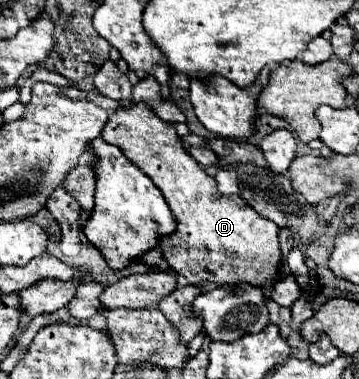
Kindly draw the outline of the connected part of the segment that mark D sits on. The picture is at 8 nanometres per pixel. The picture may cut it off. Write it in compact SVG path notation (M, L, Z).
M130 103L122 105L110 115L108 125L102 129L102 139L120 147L126 153L126 157L132 163L136 163L158 185L164 199L168 201L178 227L172 235L160 237L160 249L174 273L184 275L192 285L202 285L210 281L220 287L232 287L234 283L270 287L274 283L274 277L278 275L282 261L278 245L278 227L274 225L274 221L260 217L240 195L222 195L218 191L216 179L210 177L204 171L204 167L184 149L174 125L156 117L156 113L148 109L148 105L144 103Z

